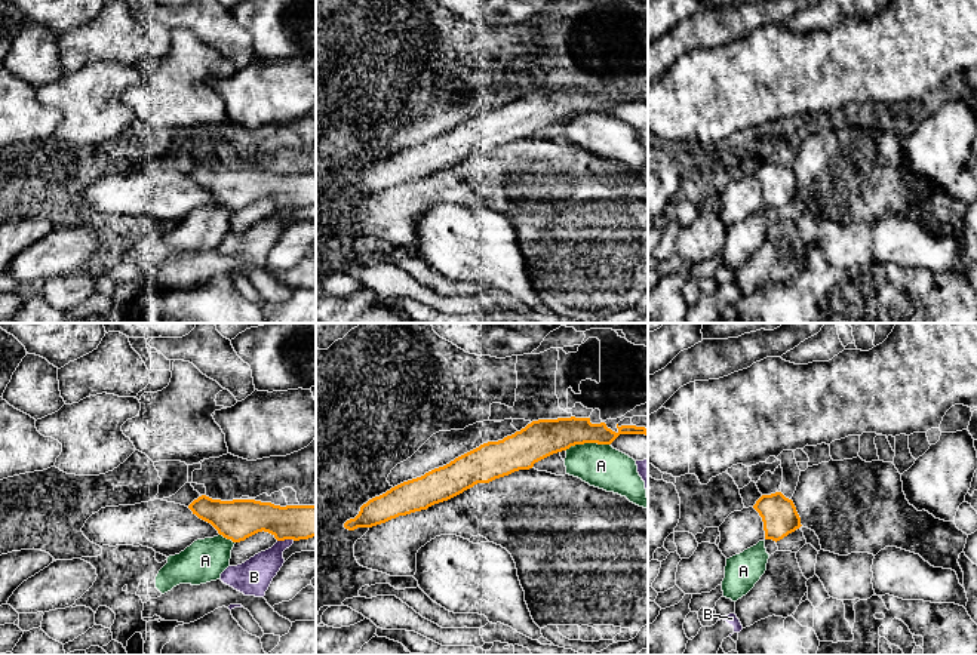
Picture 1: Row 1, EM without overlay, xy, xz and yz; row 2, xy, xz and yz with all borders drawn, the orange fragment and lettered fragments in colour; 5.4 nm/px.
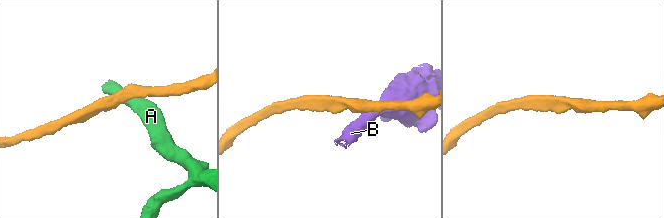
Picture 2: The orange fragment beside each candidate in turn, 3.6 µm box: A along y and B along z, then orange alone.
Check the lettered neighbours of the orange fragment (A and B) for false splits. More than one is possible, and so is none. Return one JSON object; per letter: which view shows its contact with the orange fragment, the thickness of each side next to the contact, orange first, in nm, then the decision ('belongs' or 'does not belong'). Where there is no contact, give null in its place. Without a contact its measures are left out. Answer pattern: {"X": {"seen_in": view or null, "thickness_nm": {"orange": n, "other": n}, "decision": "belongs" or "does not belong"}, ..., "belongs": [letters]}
{"A": {"seen_in": "xz", "thickness_nm": {"orange": 200, "other": 240}, "decision": "does not belong"}, "B": {"seen_in": "xy", "thickness_nm": {"orange": 200, "other": 180}, "decision": "does not belong"}, "belongs": []}

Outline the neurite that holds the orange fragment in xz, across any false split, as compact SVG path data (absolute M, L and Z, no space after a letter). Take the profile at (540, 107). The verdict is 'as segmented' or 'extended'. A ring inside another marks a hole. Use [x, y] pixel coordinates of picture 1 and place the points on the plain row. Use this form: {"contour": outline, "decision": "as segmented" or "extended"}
{"contour": "M590 86L538 87L498 110L488 110L434 136L421 145L403 150L385 162L369 167L359 182L344 196L372 196L399 184L427 178L448 169L477 151L489 151L575 113L611 113L620 102L645 102L648 96L618 93L612 99L605 90L592 92Z", "decision": "as segmented"}

